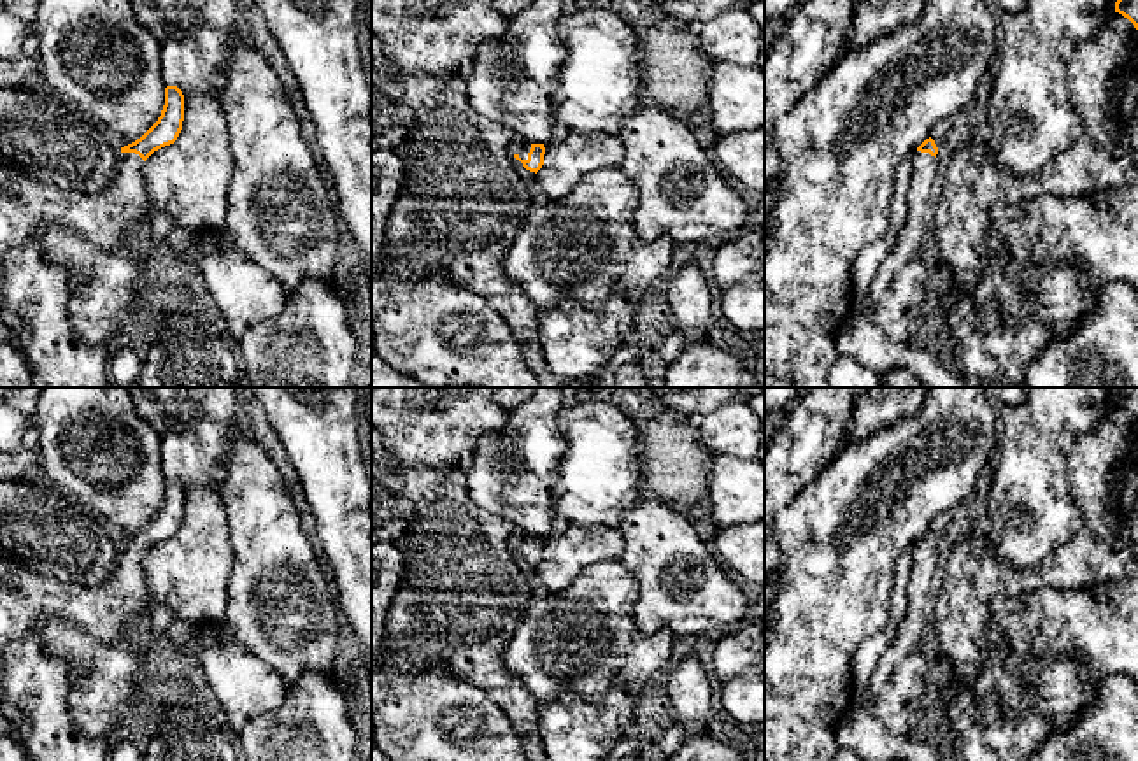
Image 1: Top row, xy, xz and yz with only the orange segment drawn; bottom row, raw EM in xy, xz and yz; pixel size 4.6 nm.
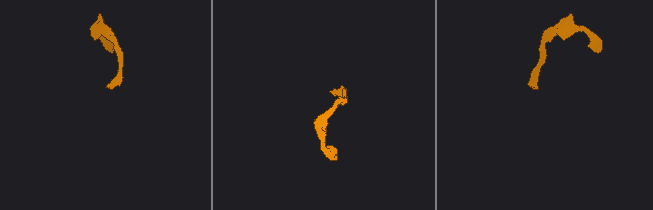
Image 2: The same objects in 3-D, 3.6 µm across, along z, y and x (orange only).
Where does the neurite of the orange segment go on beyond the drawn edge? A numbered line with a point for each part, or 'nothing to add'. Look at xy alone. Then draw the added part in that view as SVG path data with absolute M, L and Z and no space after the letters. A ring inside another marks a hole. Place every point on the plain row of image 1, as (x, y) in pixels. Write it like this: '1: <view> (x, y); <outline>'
1: xy (109, 611); M121 545L121 563L117 570L102 584L86 586L79 582L60 582L51 577L42 577L26 568L18 558L11 563L11 577L0 586L0 698L2 698L2 672L5 647L25 637L42 614L60 614L65 619L88 629L98 640L110 645L123 645L133 631L146 608L146 579L142 572L144 552L135 545Z

